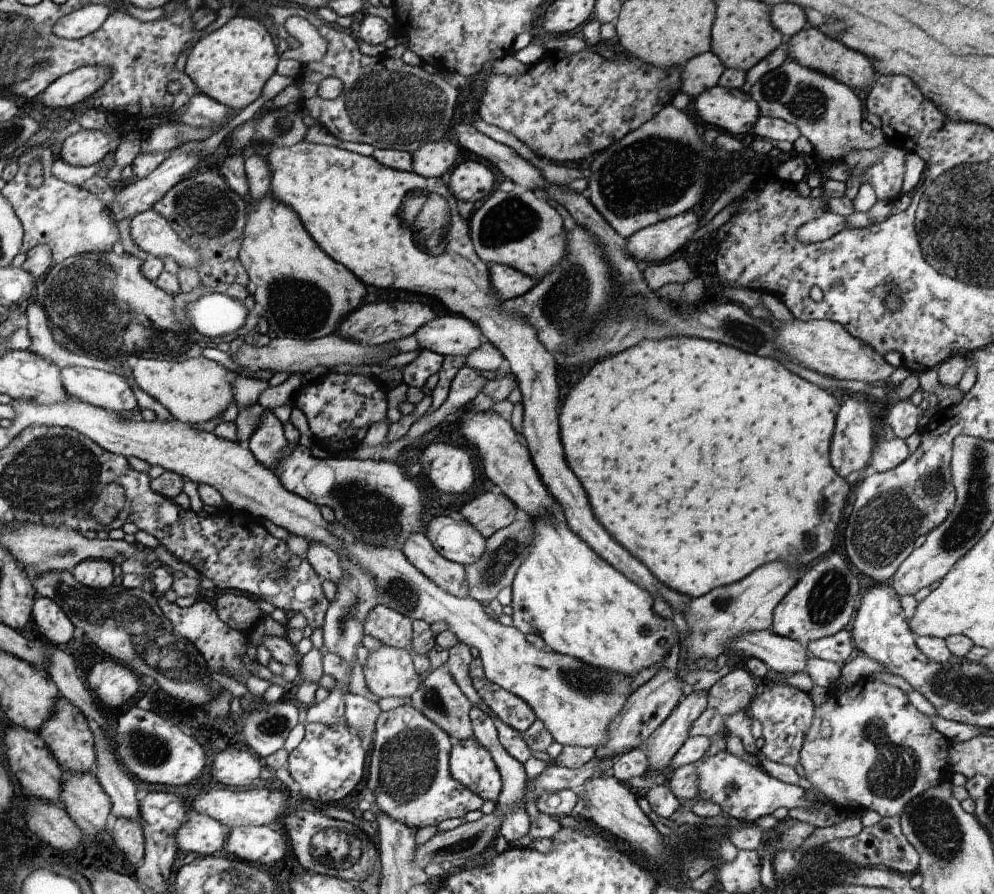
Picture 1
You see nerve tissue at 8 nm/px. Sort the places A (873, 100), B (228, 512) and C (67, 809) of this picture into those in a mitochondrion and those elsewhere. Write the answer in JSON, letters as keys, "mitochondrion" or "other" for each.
{"A":"other","B":"other","C":"other"}

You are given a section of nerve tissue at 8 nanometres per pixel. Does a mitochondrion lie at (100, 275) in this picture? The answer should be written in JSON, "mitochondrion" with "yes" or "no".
{"mitochondrion":"yes"}

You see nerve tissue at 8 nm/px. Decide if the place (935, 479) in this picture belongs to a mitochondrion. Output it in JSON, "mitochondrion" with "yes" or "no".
{"mitochondrion":"yes"}

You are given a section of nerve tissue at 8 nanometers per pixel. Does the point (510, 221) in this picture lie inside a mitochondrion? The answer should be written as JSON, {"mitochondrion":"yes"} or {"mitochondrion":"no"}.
{"mitochondrion":"yes"}

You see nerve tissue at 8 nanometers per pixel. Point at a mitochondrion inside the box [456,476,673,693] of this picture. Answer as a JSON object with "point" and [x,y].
{"point":[490,573]}

